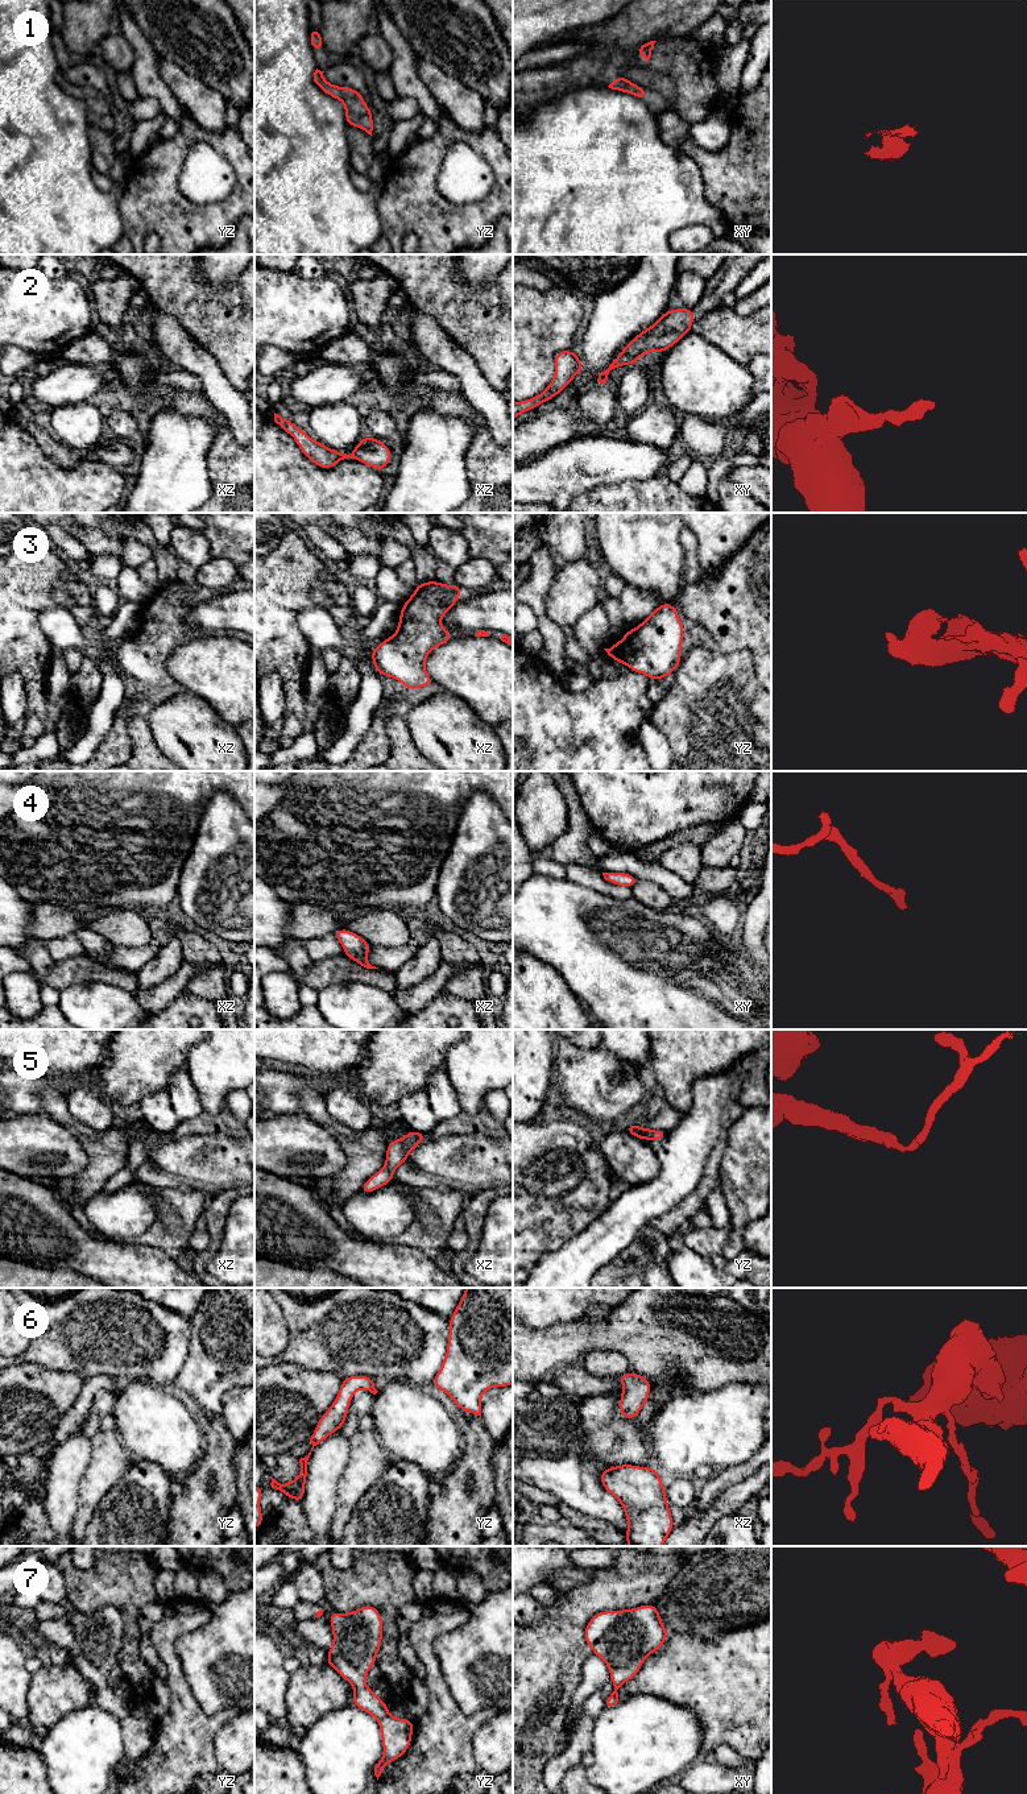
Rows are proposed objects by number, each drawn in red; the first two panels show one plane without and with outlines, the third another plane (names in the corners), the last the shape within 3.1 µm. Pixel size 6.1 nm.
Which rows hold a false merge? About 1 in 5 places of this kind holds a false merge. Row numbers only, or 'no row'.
no row

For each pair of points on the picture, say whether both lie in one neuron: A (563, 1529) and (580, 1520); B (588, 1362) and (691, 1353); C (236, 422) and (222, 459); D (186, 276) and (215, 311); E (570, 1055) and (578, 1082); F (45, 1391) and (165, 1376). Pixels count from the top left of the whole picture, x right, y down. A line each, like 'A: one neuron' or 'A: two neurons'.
A: two neurons
B: two neurons
C: two neurons
D: one neuron
E: one neuron
F: two neurons

